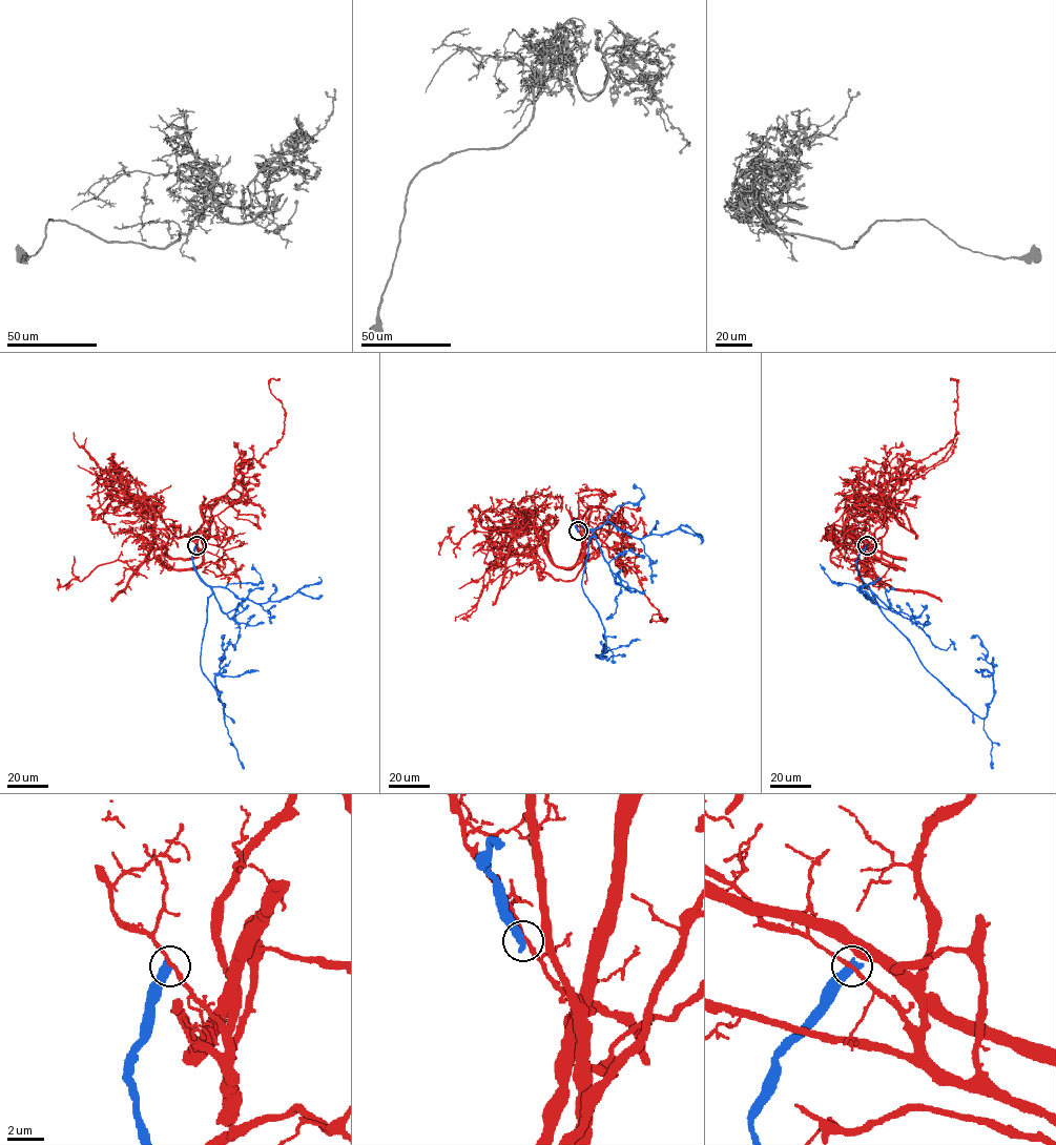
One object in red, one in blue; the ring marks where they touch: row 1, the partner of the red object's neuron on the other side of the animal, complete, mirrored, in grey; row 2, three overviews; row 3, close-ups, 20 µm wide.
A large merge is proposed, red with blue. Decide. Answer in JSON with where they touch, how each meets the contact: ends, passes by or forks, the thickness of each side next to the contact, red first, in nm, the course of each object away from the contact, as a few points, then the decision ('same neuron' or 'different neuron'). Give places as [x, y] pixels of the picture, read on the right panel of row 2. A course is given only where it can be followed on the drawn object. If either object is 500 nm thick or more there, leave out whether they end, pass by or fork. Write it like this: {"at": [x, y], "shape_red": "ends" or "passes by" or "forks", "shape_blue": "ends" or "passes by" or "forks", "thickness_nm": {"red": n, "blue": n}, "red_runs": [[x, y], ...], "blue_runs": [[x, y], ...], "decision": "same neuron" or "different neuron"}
{"at": [867, 545], "thickness_nm": {"red": 220, "blue": 550}, "red_runs": [[867, 545], [874, 548], [888, 505], [916, 538], [897, 508], [909, 487], [906, 471], [937, 463], [957, 432]], "blue_runs": [[867, 545], [856, 569], [881, 611], [924, 667], [984, 719], [993, 696], [993, 668], [980, 639], [971, 638]], "decision": "different neuron"}

